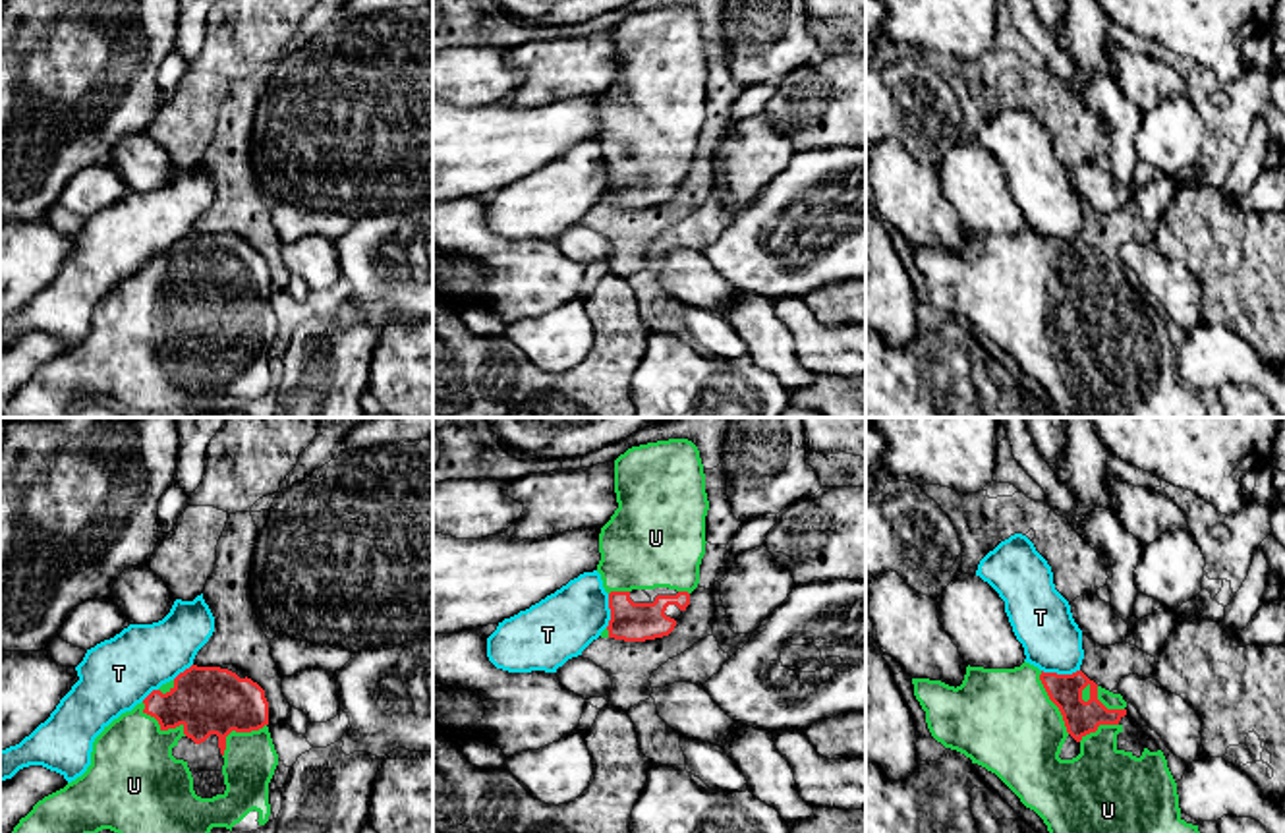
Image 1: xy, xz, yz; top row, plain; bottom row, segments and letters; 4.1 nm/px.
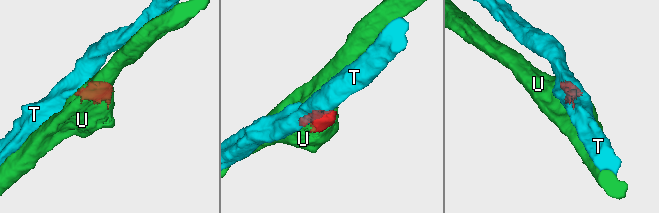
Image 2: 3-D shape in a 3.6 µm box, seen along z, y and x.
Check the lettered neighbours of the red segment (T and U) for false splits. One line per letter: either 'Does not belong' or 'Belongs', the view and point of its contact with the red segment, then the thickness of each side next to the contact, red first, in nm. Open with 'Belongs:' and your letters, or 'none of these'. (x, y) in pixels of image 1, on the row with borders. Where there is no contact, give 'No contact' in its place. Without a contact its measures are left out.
Belongs: U
T: Does not belong. Touches red at yz (1061, 675). Thickness 150 nm (red) against 260 nm
U: Belongs. Touches red at xy (163, 729). Thickness 280 nm (red) against 400 nm

